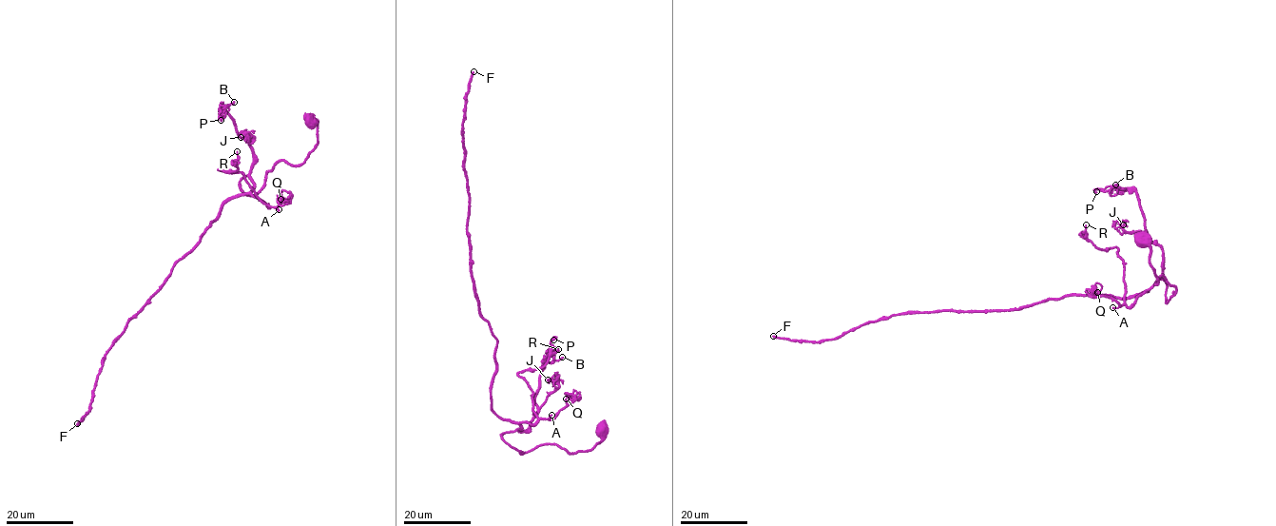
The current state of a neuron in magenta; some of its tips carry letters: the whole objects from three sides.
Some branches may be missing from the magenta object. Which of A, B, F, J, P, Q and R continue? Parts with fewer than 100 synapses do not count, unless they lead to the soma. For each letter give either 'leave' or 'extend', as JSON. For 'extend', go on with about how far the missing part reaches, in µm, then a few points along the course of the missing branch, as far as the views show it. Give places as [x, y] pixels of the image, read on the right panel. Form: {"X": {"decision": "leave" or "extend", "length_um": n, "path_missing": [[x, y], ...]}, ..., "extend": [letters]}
{"A": {"decision": "leave"}, "B": {"decision": "leave"}, "F": {"decision": "extend", "length_um": 190, "path_missing": [[773, 336], [726, 321], [715, 288], [724, 204], [783, 165], [786, 48], [806, 41], [779, 41]]}, "J": {"decision": "leave"}, "P": {"decision": "leave"}, "Q": {"decision": "leave"}, "R": {"decision": "leave"}, "extend": ["F"]}

